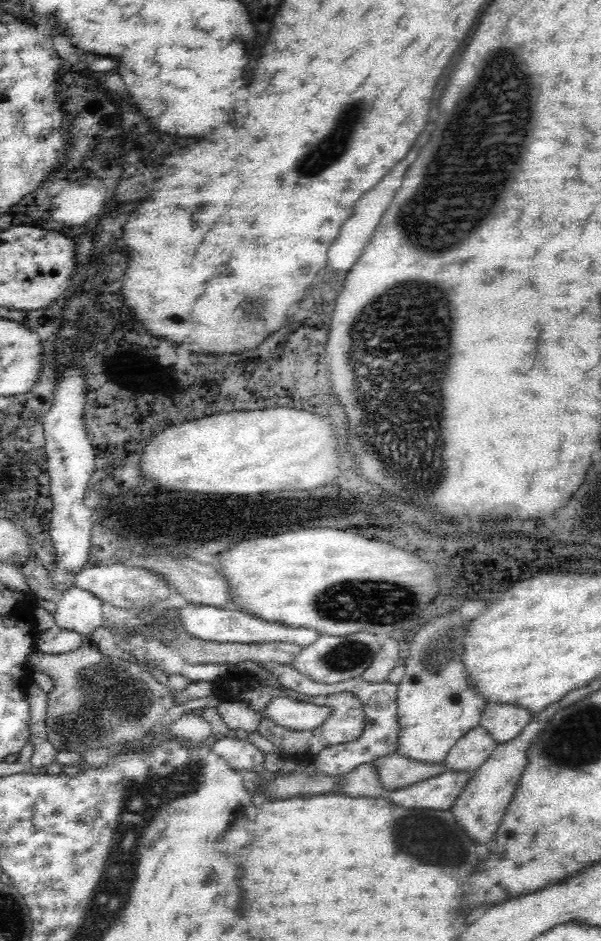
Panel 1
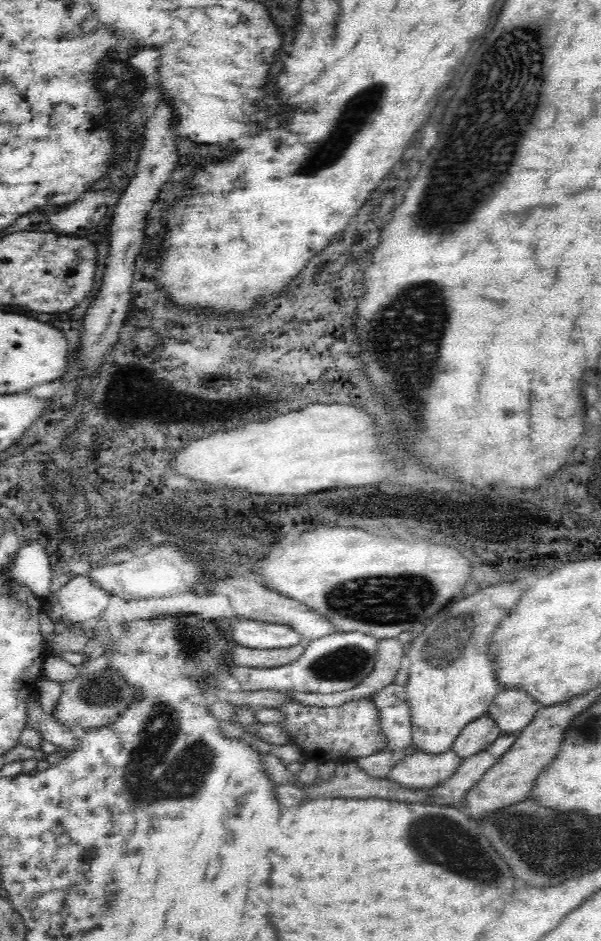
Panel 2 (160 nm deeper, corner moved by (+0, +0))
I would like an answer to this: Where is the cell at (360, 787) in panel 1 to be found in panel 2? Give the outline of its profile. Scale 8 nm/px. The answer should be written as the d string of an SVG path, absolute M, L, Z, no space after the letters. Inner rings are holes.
M410 744L410 746L400 748L400 750L384 750L367 757L360 757L355 759L354 762L368 776L387 778L389 770L392 770L392 767L396 766L397 762L418 751L419 749L416 749L414 744Z

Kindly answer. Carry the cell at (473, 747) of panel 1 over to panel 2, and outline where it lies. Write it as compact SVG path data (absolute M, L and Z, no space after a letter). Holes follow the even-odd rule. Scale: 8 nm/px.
M484 712L482 716L464 726L456 737L452 749L463 760L468 756L478 754L480 750L484 750L501 733L501 730L497 728L496 721L488 715L488 712Z

